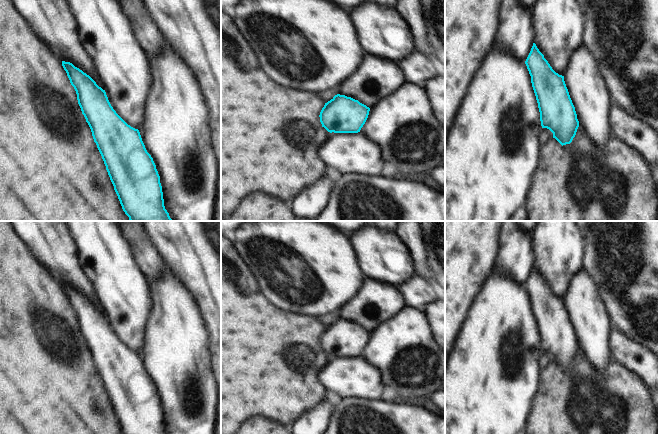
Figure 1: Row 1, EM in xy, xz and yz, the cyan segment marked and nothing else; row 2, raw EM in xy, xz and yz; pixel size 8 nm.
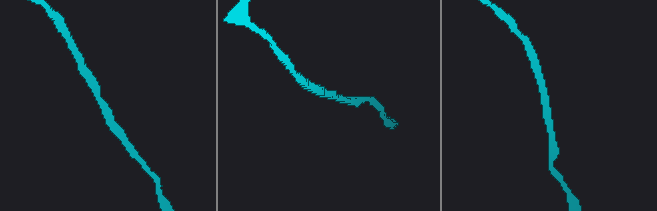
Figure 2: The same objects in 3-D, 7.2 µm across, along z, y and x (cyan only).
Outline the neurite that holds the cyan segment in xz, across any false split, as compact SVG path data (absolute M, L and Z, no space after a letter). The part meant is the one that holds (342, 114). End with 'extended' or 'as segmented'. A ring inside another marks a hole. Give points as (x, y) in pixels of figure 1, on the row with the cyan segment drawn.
M337 94L325 103L320 122L328 132L358 133L365 124L370 108L351 97Z; as segmented

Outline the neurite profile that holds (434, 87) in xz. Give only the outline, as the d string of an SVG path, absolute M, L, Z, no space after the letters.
M436 75L422 85L427 94L432 113L445 129L445 75Z

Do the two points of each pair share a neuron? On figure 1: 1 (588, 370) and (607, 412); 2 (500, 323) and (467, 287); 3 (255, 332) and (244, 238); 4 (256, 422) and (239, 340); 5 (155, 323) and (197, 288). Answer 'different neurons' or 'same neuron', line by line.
1: same neuron
2: different neurons
3: different neurons
4: different neurons
5: different neurons

